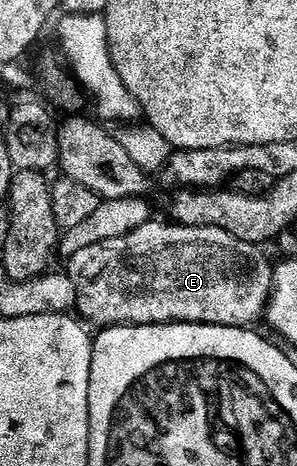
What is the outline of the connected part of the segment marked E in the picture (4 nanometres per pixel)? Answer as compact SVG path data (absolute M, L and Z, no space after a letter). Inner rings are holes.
M149 222L138 226L130 234L122 238L110 238L110 242L98 242L94 246L86 246L86 250L78 250L67 261L68 270L66 277L72 286L74 308L81 321L89 325L97 324L97 329L118 328L121 324L217 324L218 326L230 326L231 328L247 328L255 325L255 320L265 315L268 311L268 299L272 297L272 273L273 265L268 265L268 260L263 256L261 249L250 242L242 242L234 238L234 234L226 234L226 230L202 230L198 226L186 226L179 222L167 222L168 224L156 224Z

